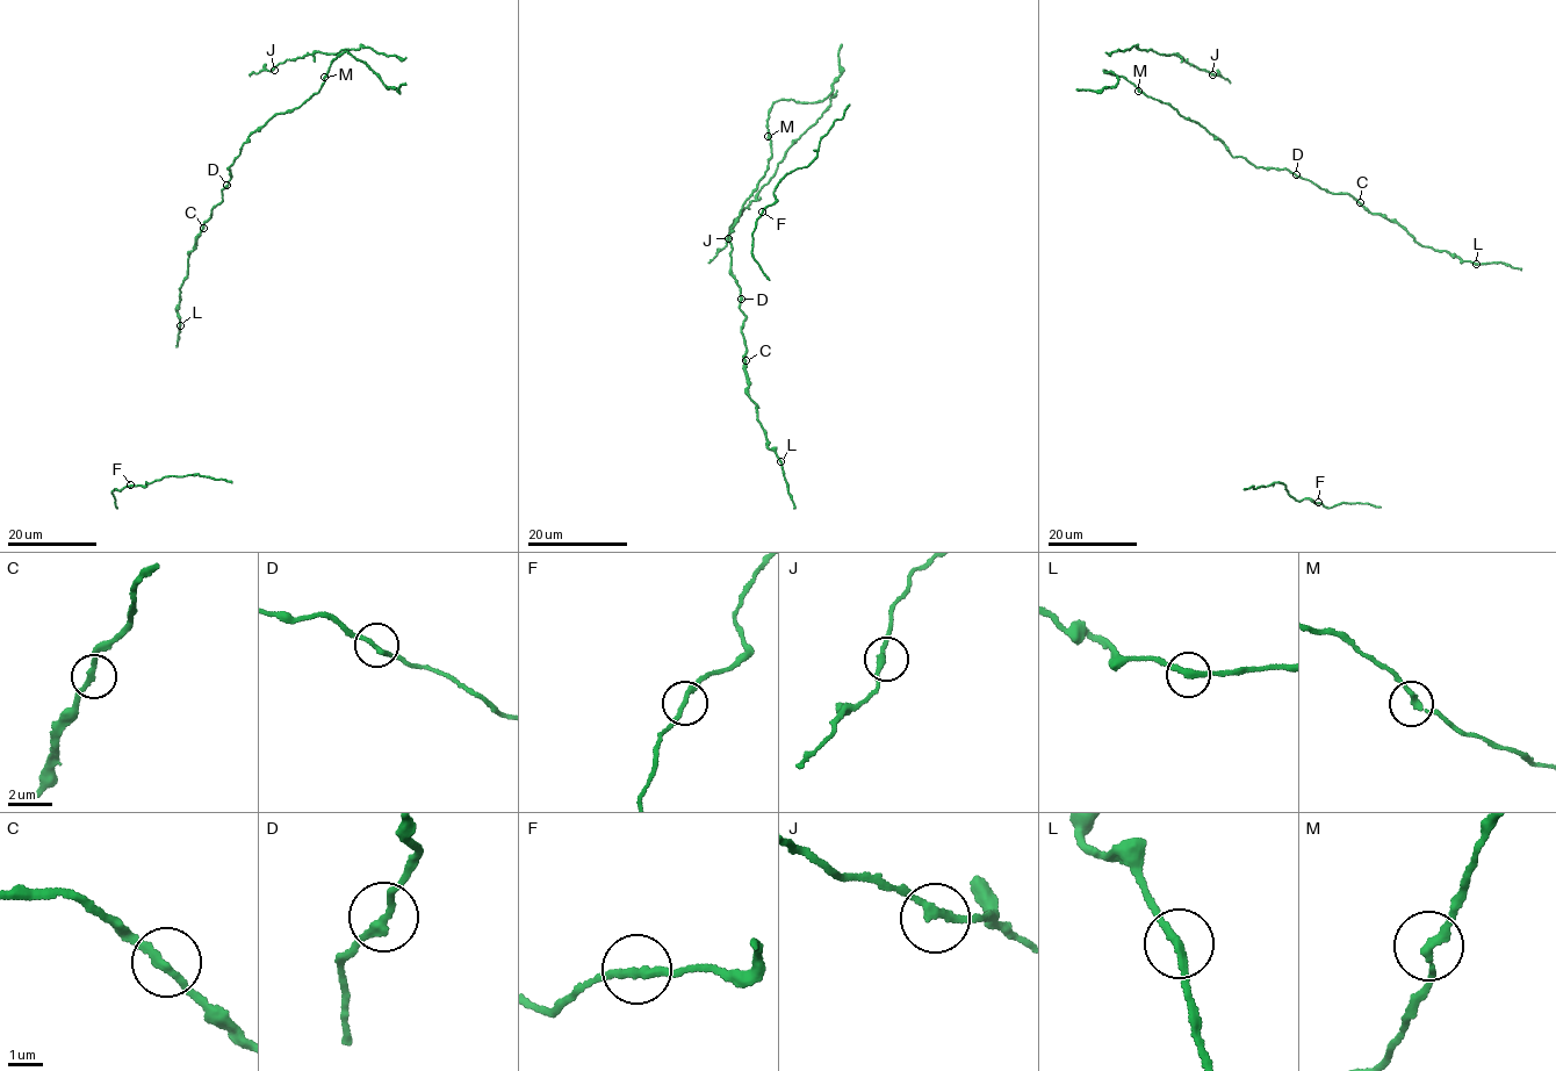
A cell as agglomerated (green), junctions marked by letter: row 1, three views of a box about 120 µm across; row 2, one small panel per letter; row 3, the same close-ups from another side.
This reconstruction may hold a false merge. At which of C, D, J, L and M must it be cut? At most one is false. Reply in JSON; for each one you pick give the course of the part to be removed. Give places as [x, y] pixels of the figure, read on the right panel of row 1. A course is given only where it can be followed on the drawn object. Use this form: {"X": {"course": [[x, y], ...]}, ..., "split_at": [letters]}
{"split_at": []}

